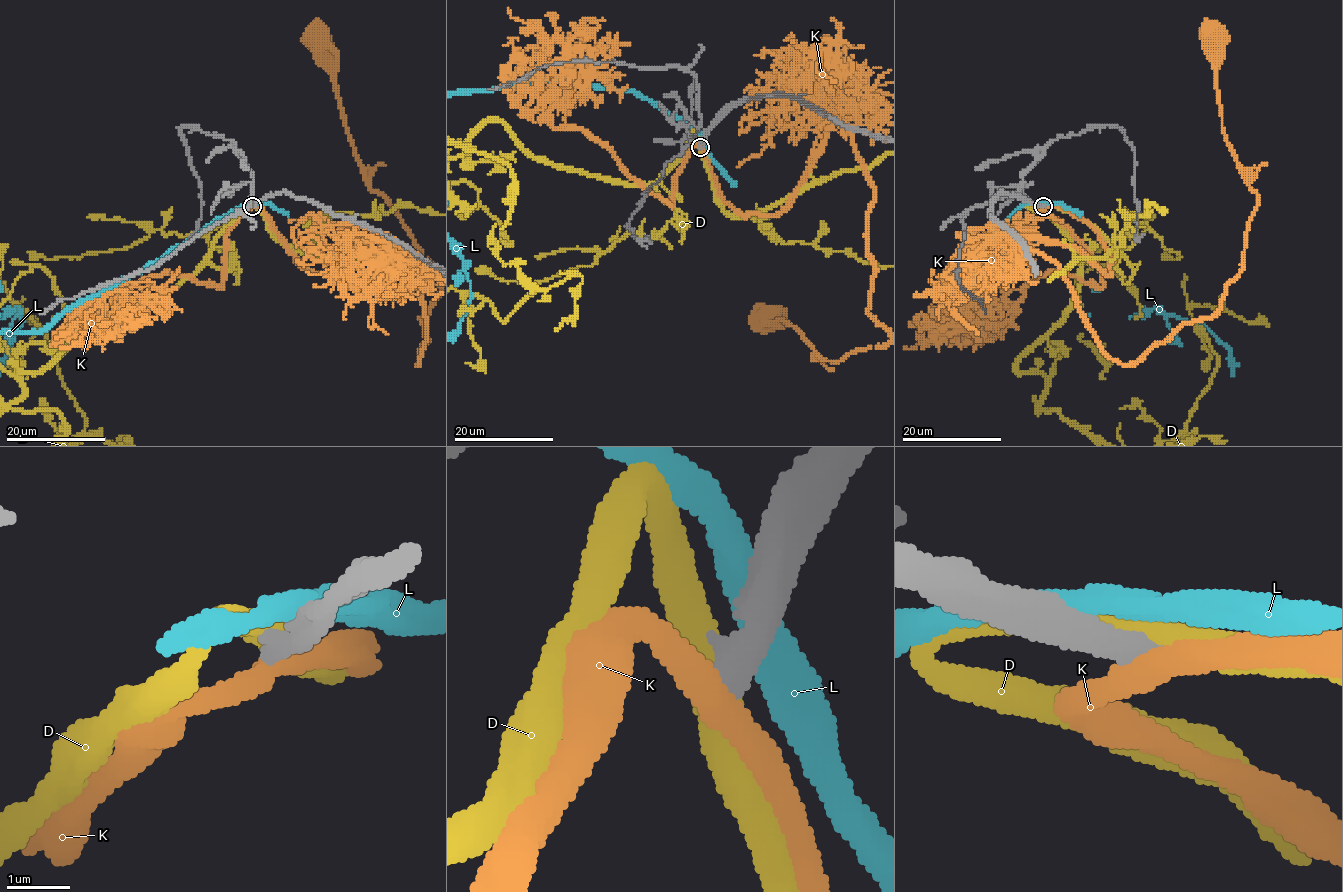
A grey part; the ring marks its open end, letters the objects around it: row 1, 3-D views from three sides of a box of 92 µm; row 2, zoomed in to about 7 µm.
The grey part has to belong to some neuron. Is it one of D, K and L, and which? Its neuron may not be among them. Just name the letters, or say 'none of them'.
none of them

